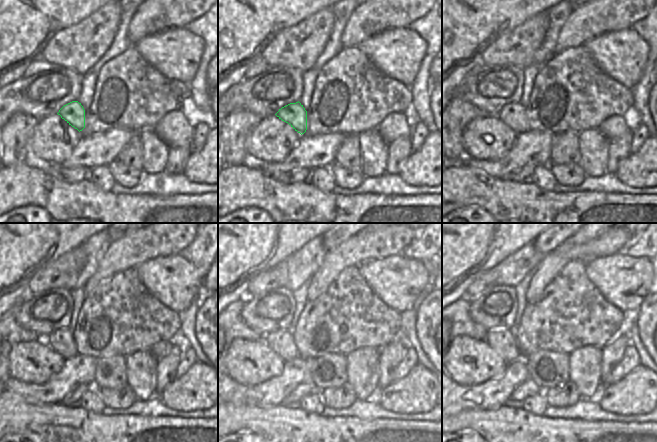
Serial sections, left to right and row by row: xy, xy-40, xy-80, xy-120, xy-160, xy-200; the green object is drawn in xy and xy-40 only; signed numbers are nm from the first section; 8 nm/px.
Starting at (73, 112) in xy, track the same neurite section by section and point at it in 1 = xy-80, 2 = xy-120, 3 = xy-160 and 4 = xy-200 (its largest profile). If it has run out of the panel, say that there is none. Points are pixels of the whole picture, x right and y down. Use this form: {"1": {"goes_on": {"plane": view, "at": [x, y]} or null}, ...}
{"1": {"goes_on": {"plane": "xy-80", "at": [513, 115]}}, "2": {"goes_on": {"plane": "xy-120", "at": [62, 341]}}, "3": {"goes_on": {"plane": "xy-160", "at": [281, 341]}}, "4": {"goes_on": {"plane": "xy-200", "at": [504, 342]}}}

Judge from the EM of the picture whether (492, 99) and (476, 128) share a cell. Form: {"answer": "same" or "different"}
{"answer": "different"}

